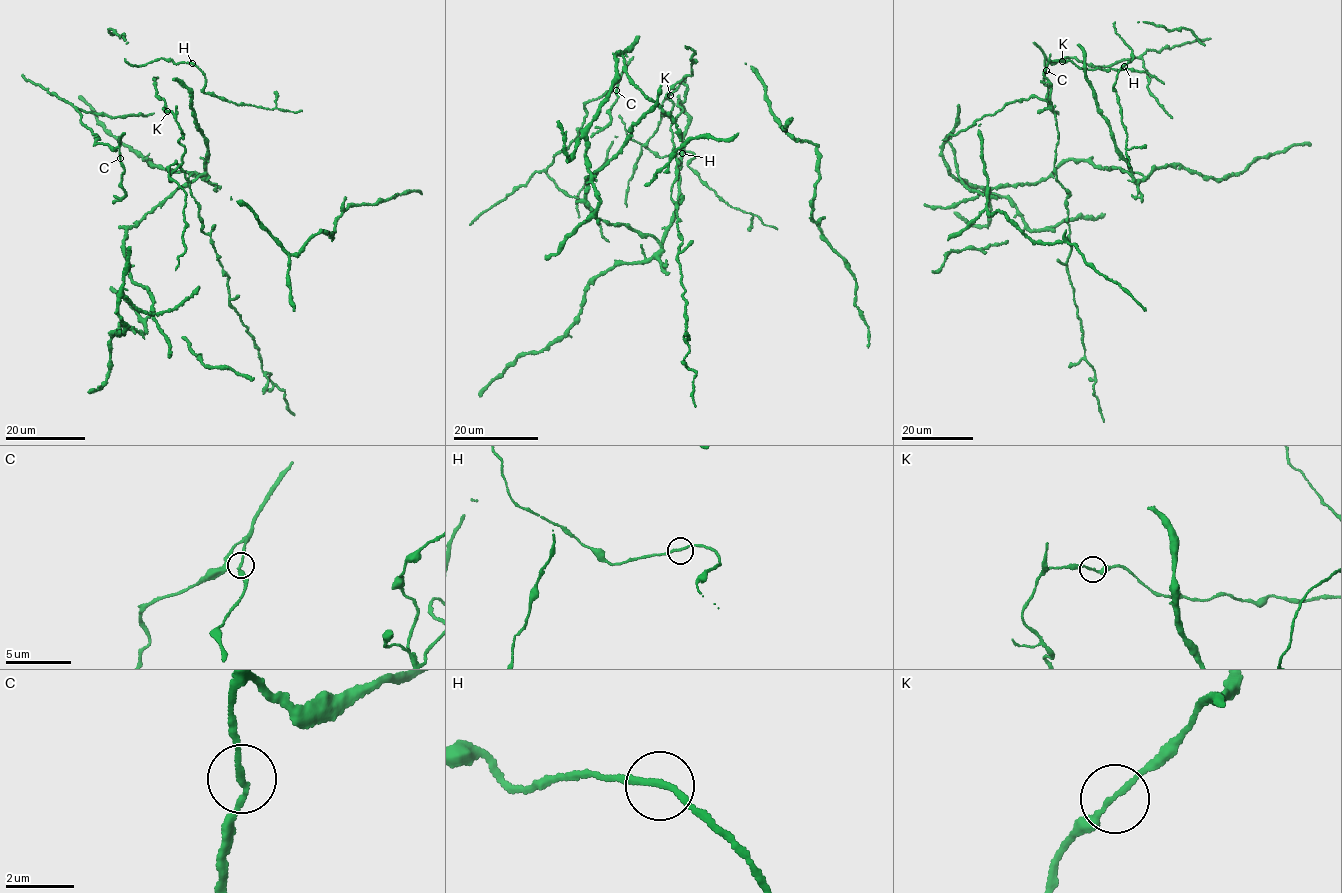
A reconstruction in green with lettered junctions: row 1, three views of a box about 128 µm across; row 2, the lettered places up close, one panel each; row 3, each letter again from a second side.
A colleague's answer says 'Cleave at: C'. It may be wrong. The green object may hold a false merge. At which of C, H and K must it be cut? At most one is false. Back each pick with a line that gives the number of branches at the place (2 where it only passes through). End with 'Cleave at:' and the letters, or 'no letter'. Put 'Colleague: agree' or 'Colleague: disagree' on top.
Colleague: disagree
Cleave at: no letter

